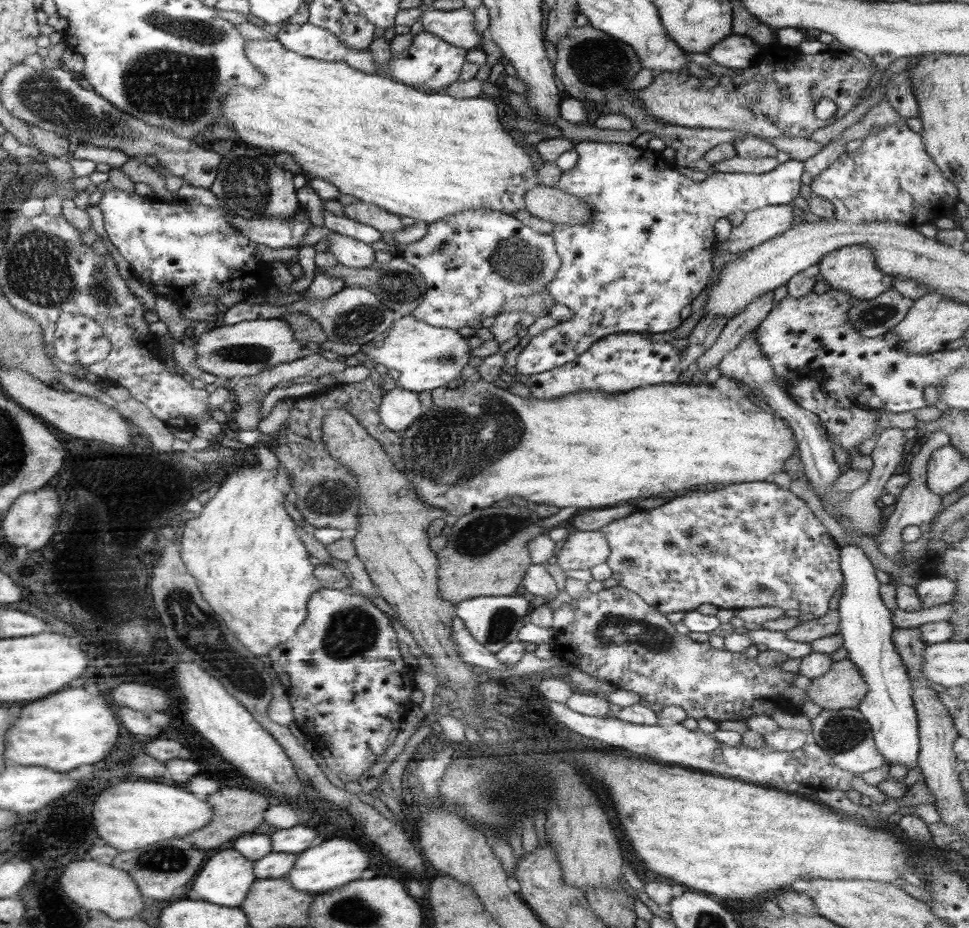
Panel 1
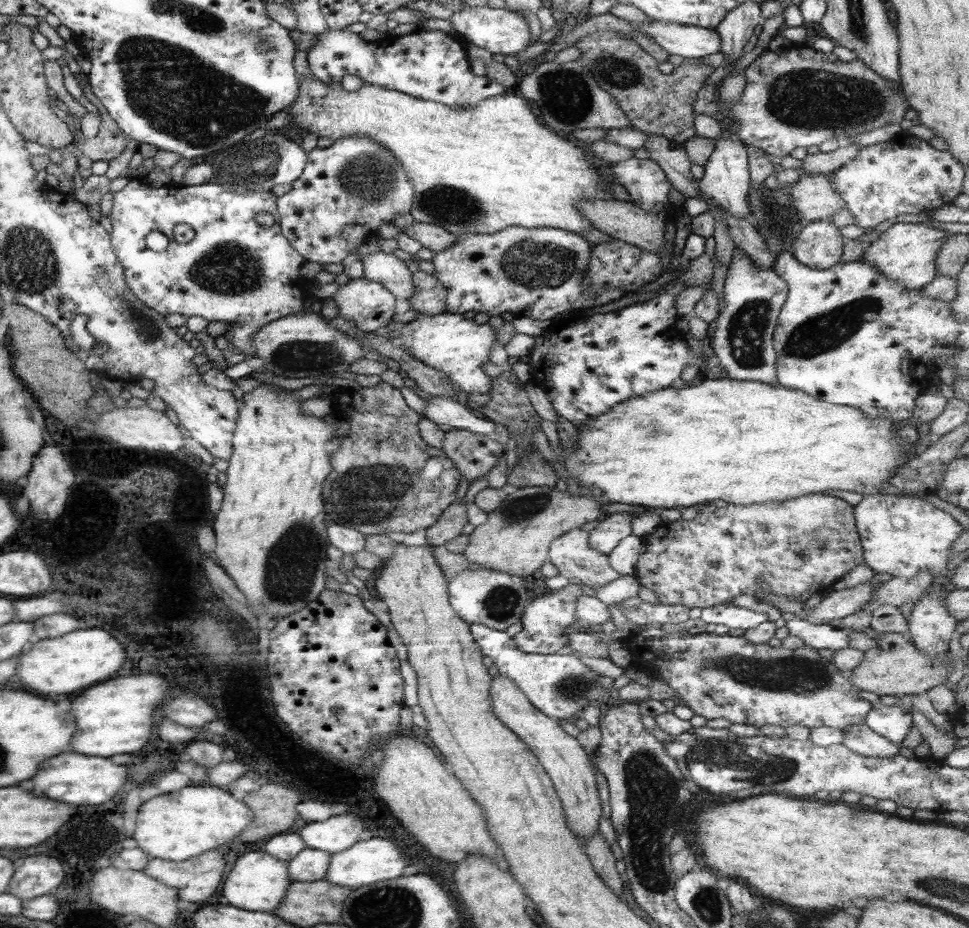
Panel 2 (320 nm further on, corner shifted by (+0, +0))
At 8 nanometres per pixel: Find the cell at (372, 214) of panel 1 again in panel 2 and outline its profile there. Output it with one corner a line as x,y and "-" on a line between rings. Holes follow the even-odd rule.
415,221
412,225
403,227
403,233
418,241
424,248
434,252
442,252
450,248
456,241
457,235
444,230
441,226

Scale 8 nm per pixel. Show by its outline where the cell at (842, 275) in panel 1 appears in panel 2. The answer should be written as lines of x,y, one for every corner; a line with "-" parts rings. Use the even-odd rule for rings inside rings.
897,222
882,232
876,241
868,244
861,259
877,266
886,278
902,282
906,290
920,290
938,276
935,266
937,252
948,237
948,231
935,228
928,223

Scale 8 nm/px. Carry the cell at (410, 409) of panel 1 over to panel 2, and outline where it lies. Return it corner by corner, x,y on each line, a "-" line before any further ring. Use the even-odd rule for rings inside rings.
431,396
424,401
428,402
425,410
420,413
421,418
428,419
441,427
451,426
453,429
470,430
480,435
494,435
496,424
492,420
470,413
469,408
464,408
453,398

